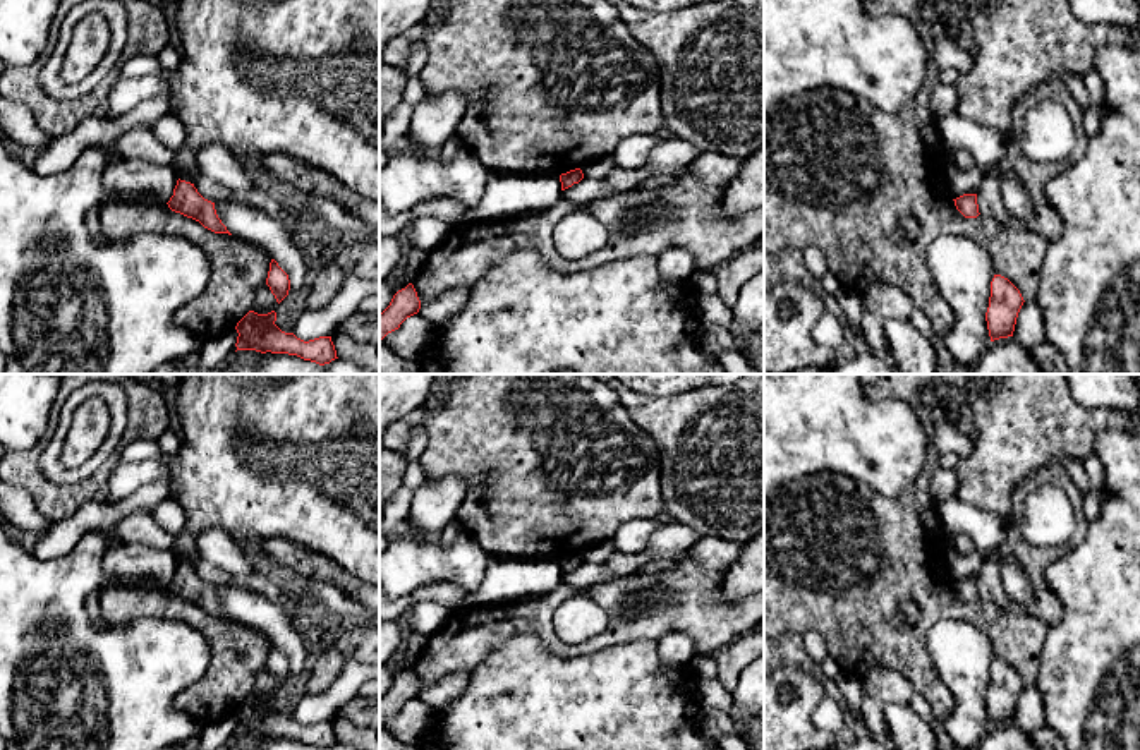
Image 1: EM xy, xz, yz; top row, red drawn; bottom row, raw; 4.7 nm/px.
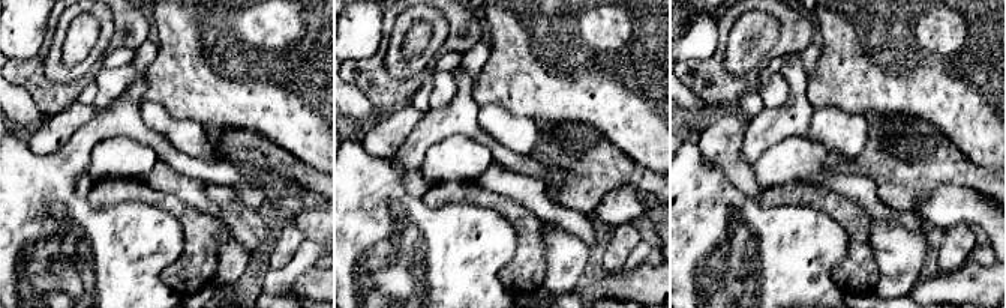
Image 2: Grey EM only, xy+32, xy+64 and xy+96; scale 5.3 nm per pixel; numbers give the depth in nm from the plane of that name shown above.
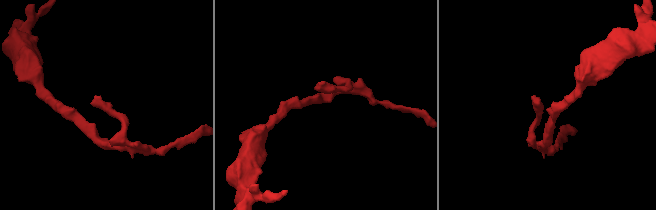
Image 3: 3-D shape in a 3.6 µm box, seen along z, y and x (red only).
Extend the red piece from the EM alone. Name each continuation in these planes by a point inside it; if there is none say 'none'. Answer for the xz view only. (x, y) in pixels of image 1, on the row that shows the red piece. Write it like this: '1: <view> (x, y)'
none

